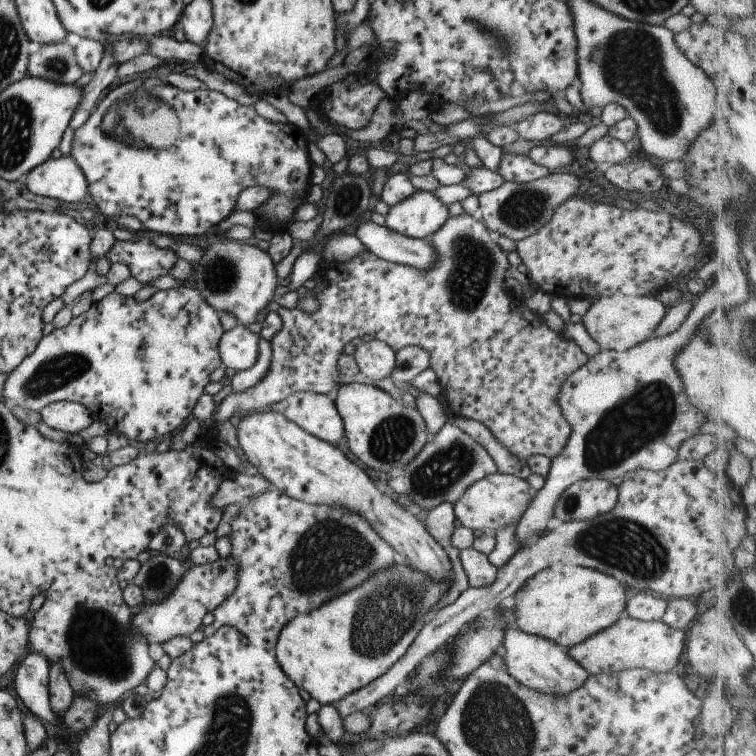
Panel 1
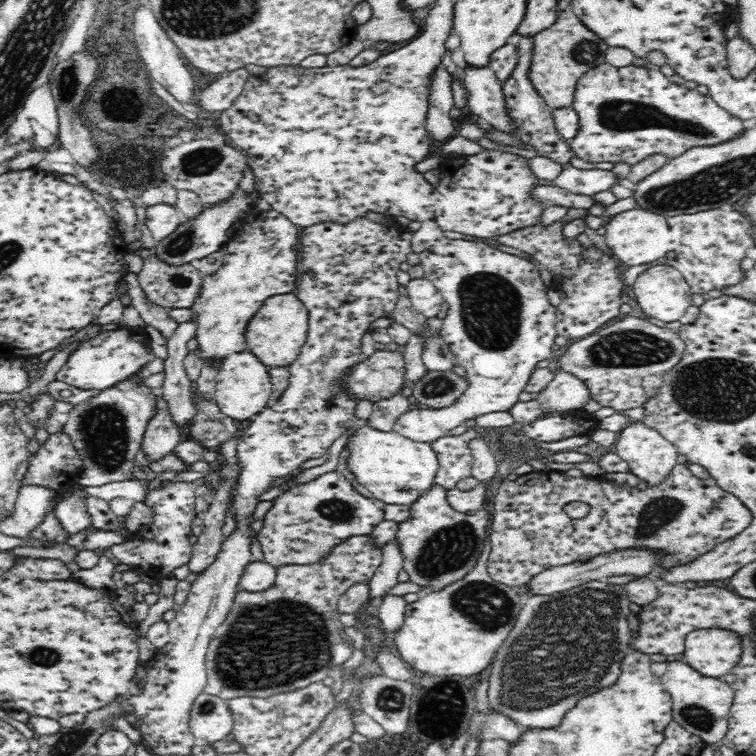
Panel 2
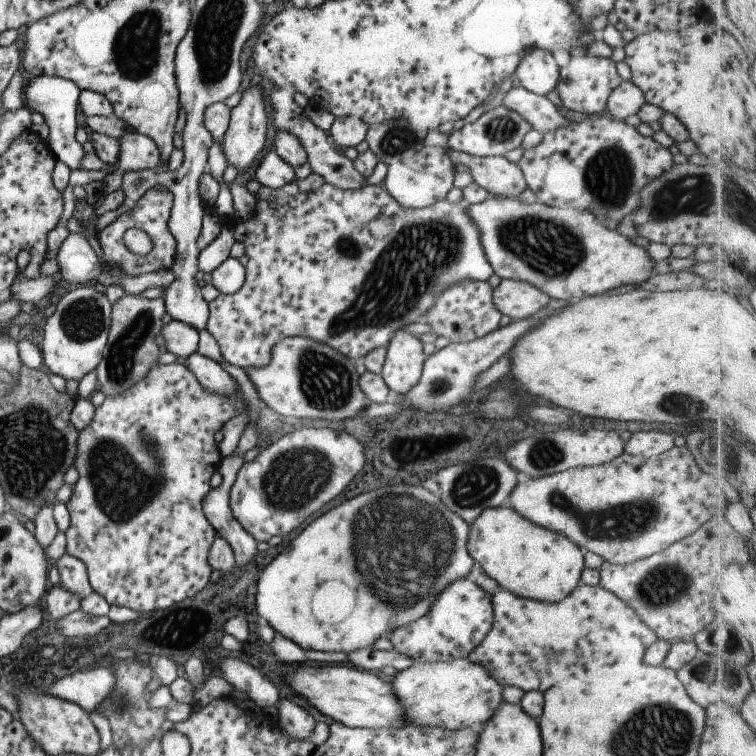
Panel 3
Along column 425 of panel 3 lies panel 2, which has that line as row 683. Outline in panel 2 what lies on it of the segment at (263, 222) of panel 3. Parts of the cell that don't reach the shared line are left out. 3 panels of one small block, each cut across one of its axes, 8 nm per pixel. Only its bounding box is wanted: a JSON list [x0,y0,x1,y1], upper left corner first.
[203,534,382,700]

